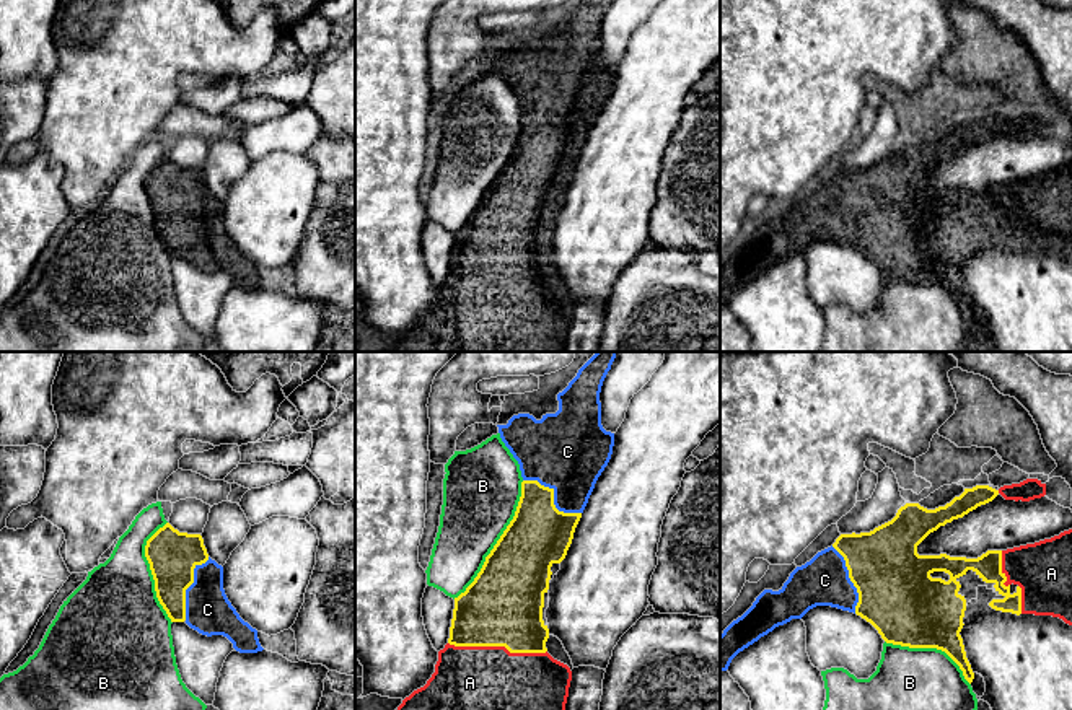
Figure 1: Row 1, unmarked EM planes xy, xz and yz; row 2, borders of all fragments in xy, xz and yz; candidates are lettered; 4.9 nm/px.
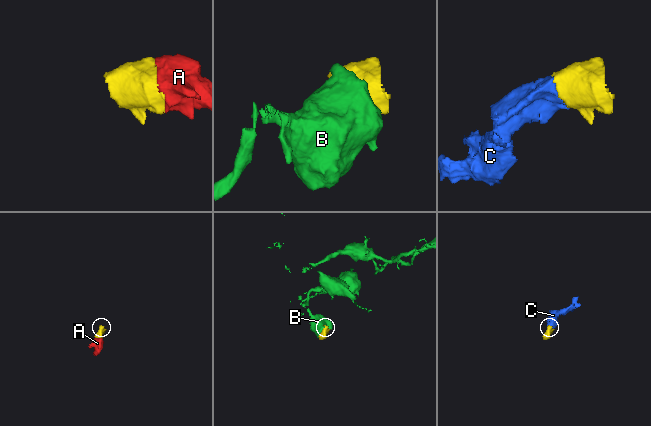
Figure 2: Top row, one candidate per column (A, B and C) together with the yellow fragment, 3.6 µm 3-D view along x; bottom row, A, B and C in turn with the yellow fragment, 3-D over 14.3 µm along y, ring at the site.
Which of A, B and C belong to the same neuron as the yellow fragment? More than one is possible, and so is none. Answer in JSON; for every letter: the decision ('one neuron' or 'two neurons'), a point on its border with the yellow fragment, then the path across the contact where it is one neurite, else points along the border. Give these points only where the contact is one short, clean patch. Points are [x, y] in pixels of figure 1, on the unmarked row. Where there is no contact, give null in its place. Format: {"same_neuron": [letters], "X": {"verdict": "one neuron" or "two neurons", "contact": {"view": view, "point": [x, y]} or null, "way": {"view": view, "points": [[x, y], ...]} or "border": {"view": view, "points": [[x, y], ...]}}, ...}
{"same_neuron": ["A", "C"], "A": {"verdict": "one neuron", "contact": {"view": "xz", "point": [497, 280]}}, "B": {"verdict": "two neurons", "contact": {"view": "xz", "point": [497, 176]}}, "C": {"verdict": "one neuron", "contact": {"view": "xz", "point": [553, 132]}}}

